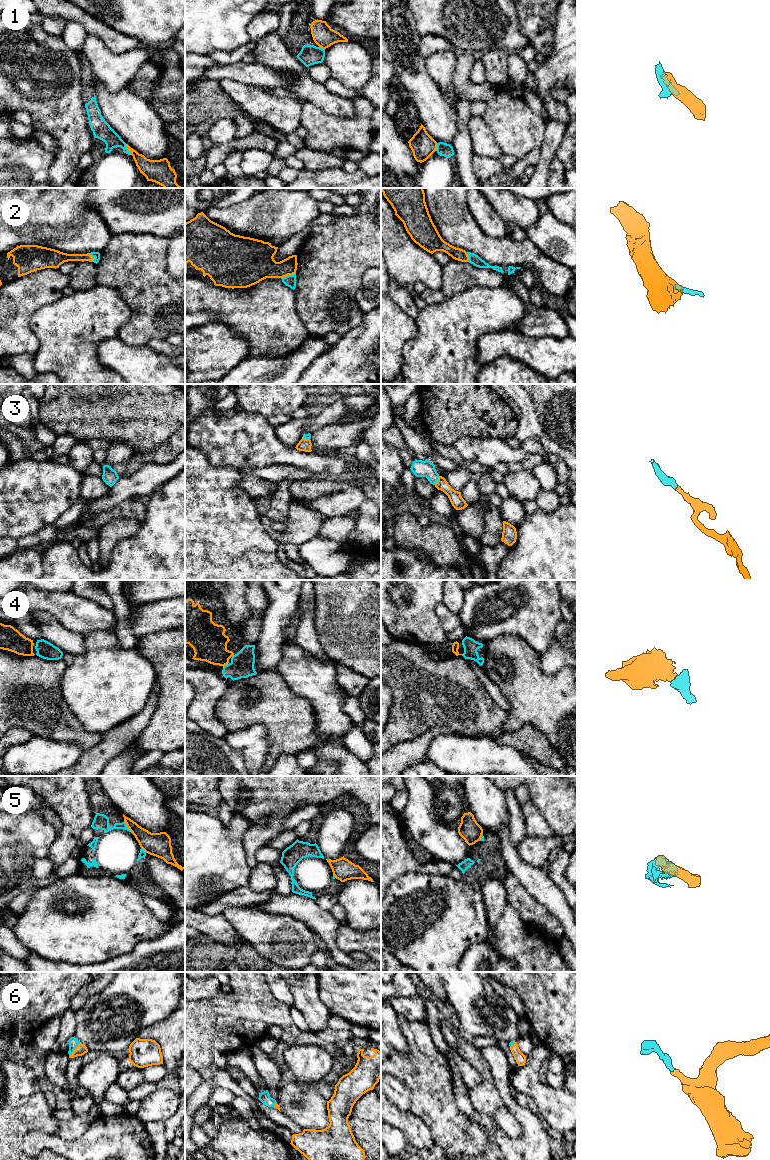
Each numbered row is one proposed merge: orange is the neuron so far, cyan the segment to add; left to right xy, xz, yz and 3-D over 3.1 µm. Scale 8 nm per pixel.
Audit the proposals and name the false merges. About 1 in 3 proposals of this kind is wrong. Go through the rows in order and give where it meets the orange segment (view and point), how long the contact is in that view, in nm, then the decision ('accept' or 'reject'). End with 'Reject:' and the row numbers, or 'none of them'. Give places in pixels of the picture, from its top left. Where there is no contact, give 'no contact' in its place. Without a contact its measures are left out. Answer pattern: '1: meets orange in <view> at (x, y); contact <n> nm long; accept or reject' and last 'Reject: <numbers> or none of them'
1: meets orange in xy at (127, 148); contact 100 nm long; reject
2: meets orange in xz at (288, 274); contact 130 nm long; accept
3: meets orange in yz at (438, 480); contact 80 nm long; accept
4: meets orange in xz at (225, 664); contact 50 nm long; accept
5: meets orange in xy at (127, 826); contact 120 nm long; reject
6: meets orange in xy at (75, 1049); contact 140 nm long; accept
Reject: 1, 5

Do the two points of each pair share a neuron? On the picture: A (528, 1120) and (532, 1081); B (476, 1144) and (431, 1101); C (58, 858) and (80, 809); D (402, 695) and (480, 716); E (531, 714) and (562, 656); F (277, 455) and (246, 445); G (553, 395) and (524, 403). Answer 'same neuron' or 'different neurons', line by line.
A: different neurons
B: same neuron
C: same neuron
D: same neuron
E: different neurons
F: same neuron
G: different neurons

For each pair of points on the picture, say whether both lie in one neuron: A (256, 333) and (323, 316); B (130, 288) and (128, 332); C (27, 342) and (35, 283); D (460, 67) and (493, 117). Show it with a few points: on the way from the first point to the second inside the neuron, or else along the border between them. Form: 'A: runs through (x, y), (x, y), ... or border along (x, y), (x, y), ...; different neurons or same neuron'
A: border along (295, 298), (295, 310), (298, 318), (311, 334); different neurons
B: runs through (136, 299), (135, 321); same neuron
C: runs through (22, 327), (23, 298); same neuron
D: runs through (464, 81), (475, 92), (481, 92), (492, 103); same neuron

